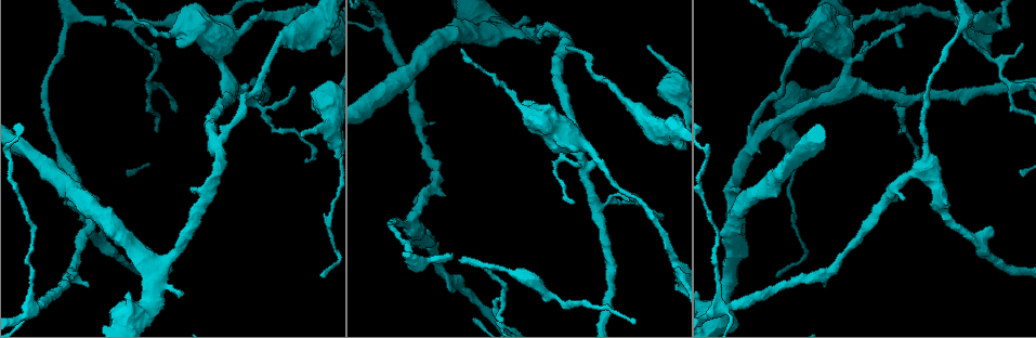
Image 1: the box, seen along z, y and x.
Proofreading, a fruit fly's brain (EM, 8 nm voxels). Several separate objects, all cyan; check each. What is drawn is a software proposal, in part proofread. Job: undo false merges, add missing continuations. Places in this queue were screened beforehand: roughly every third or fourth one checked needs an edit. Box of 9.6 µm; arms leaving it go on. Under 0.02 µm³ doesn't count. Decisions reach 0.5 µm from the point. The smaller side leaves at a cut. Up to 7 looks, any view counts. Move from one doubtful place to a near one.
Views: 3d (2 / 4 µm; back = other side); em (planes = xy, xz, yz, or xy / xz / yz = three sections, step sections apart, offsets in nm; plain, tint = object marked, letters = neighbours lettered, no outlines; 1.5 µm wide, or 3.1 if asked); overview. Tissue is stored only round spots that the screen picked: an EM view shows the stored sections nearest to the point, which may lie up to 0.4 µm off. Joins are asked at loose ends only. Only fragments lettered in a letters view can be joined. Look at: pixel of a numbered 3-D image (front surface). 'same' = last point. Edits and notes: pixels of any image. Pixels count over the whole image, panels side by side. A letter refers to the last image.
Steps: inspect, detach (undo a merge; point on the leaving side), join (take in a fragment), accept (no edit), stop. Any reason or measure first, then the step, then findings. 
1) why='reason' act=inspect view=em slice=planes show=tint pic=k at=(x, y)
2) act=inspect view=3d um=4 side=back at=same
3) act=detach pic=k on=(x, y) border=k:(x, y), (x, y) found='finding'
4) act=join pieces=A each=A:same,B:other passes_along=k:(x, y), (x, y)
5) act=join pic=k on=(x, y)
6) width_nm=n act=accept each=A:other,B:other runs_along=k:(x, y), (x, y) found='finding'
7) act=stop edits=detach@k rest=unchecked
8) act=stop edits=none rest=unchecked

why='abrupt turn' act=inspect view=3d um=4 pic=1 at=(845, 52)

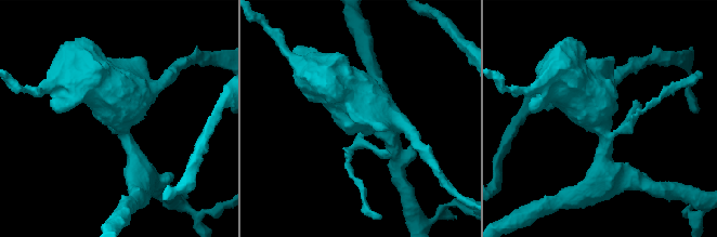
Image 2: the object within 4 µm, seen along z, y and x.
why='need the tissue' act=inspect view=em um=3.1 slice=xy step=8 show=letters pic=2 at=(120, 124)

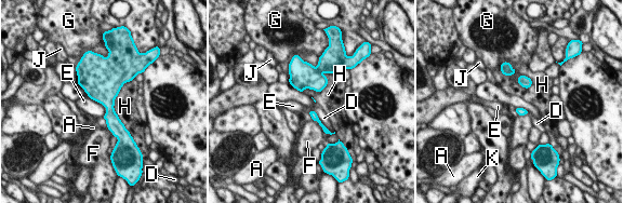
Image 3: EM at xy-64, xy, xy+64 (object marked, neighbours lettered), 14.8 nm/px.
longest_contact=H:750nm act=accept each=A:other,D:other,E:other,F:other,G:other,H:other,J:other,K:other border=3:(90, 97), (105, 108), (103, 117) found='all the same neuron'

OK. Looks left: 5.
act=inspect view=3d um=2 pic=1 at=(176, 295)

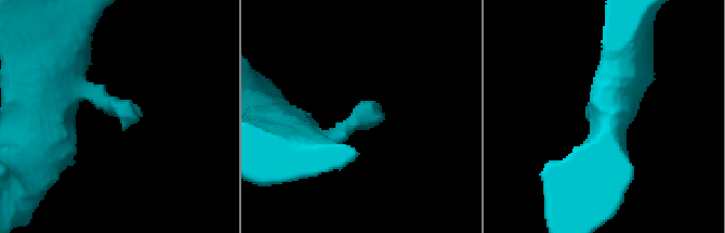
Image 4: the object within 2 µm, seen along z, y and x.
act=inspect view=em slice=xy step=8 show=letters pic=4 at=(122, 128)

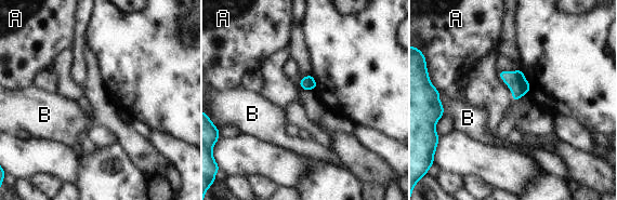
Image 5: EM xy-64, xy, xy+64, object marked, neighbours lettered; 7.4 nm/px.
why='cut it another way' act=inspect view=em slice=planes show=letters at=same

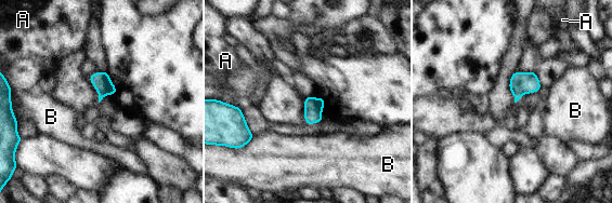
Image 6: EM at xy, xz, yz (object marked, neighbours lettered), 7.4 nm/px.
act=accept each=A:other,B:other border=6:(233, 105), (241, 108) found='none of them fits'

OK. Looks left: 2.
why='end of a long branch' act=inspect view=3d um=4 pic=1 at=(778, 273)

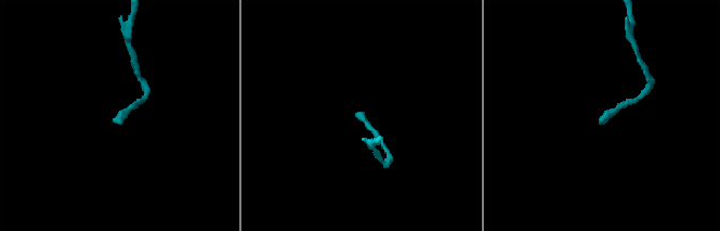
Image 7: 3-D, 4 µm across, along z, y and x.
act=inspect view=em slice=xz step=4 show=letters pic=7 at=(602, 119)

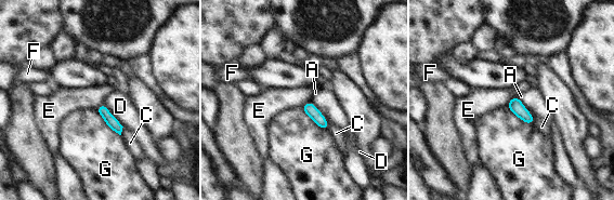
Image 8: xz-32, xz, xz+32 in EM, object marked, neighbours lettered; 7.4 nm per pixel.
longest_contact=G:280nm act=accept each=A:other,C:other,D:other,E:other,F:other,G:other border=8:(95, 109), (104, 122), (120, 135) found='no lettered fragment goes on from it'

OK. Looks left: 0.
act=stop edits=none rest=unchecked

